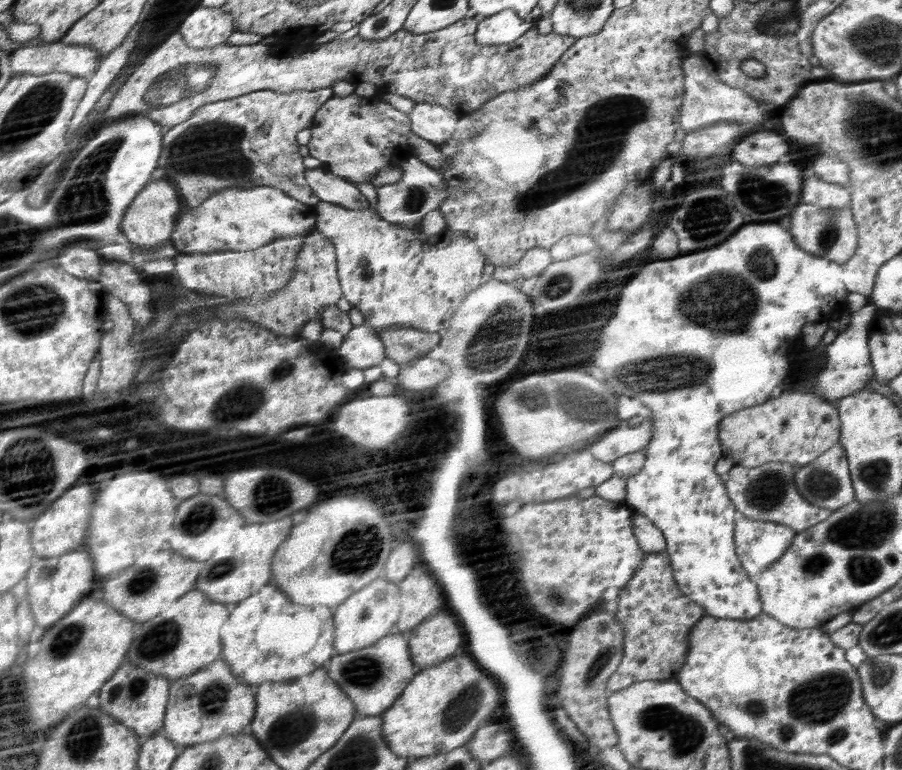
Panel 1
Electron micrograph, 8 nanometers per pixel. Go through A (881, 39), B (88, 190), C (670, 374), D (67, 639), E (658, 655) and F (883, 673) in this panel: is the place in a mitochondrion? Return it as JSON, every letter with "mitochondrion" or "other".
{"A":"mitochondrion","B":"mitochondrion","C":"mitochondrion","D":"mitochondrion","E":"other","F":"mitochondrion"}

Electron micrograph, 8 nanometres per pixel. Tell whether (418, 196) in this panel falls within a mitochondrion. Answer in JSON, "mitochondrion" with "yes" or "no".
{"mitochondrion":"yes"}

